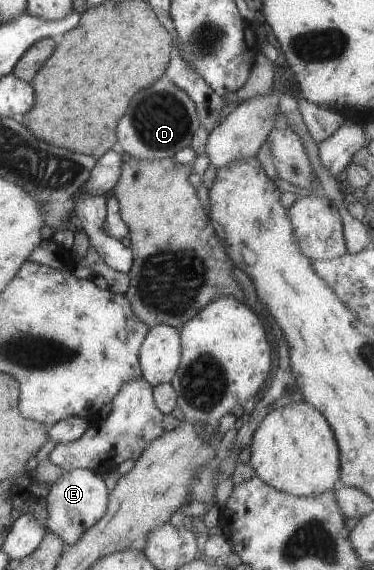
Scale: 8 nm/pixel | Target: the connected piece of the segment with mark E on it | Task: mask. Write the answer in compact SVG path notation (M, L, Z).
M90 469L63 471L46 496L46 531L56 535L65 547L77 542L77 538L93 526L105 512L108 490L100 476Z

